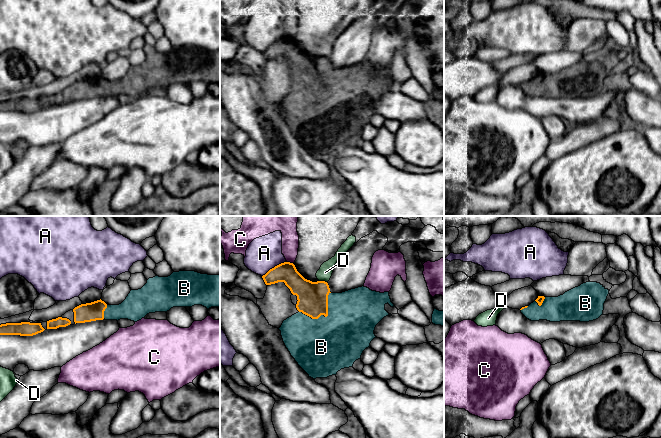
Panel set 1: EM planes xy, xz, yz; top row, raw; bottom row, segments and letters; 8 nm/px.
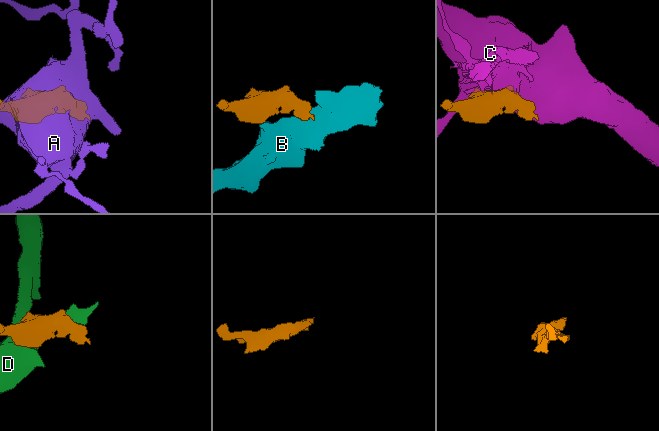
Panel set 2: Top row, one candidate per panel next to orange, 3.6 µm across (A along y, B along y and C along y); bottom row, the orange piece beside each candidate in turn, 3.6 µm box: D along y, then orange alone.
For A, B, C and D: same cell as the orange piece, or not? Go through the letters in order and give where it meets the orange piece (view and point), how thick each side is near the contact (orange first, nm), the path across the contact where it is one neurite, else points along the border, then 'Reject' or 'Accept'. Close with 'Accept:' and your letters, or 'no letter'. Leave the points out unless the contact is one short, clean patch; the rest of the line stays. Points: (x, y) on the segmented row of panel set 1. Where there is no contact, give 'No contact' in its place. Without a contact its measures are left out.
A: Touches orange at xz (275, 266). Thickness 170 nm (orange) against 280 nm. Reject
B: Touches orange at xz (324, 315). Thickness 240 nm (orange) against 460 nm. Accept
C: Touches orange at xz (289, 262). Thickness 170 nm (orange) against 140 nm. Reject
D: Touches orange at xz (323, 281). Thickness 240 nm (orange) against 110 nm. Reject
Accept: B

